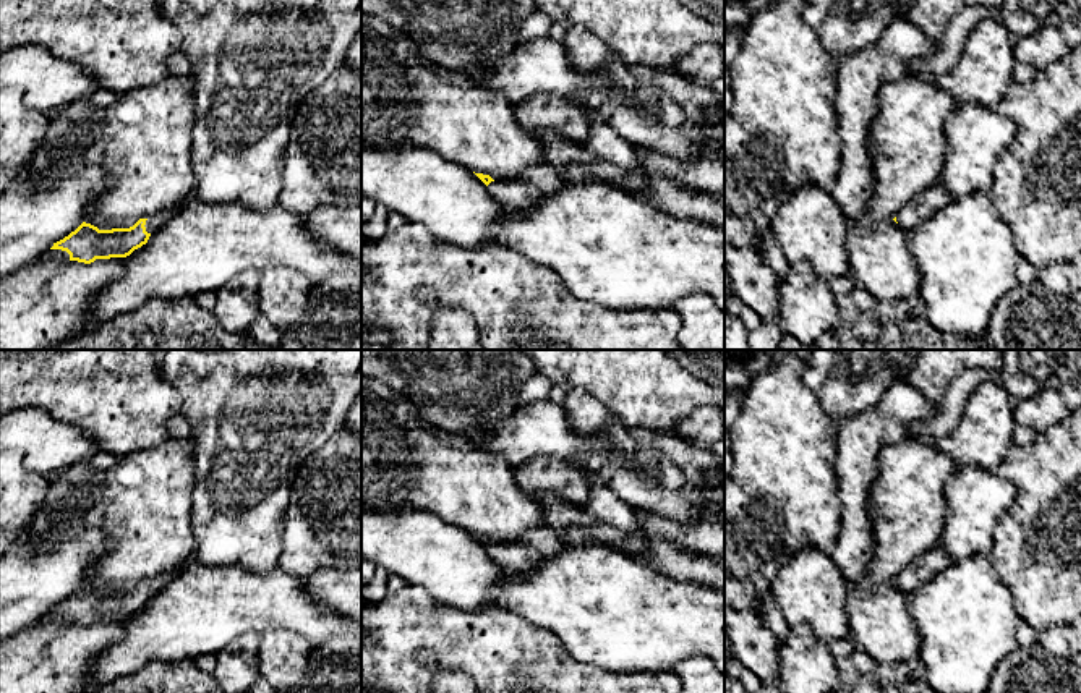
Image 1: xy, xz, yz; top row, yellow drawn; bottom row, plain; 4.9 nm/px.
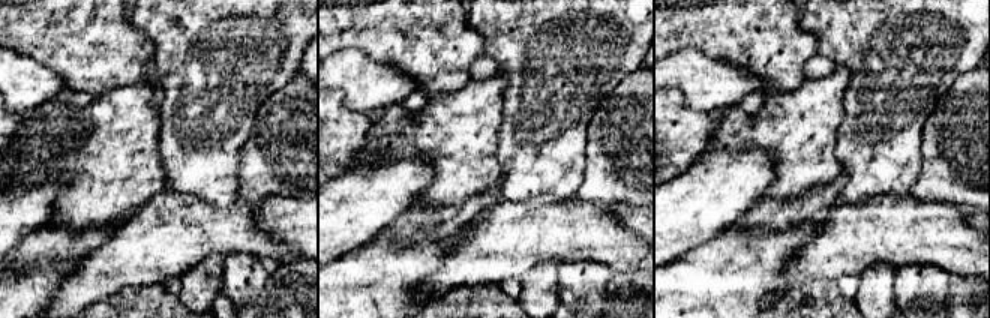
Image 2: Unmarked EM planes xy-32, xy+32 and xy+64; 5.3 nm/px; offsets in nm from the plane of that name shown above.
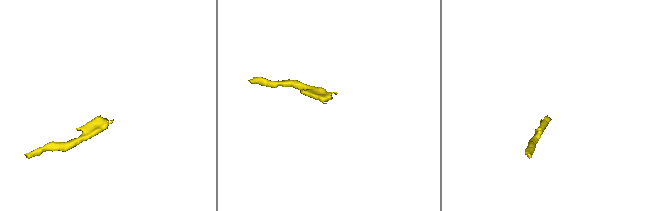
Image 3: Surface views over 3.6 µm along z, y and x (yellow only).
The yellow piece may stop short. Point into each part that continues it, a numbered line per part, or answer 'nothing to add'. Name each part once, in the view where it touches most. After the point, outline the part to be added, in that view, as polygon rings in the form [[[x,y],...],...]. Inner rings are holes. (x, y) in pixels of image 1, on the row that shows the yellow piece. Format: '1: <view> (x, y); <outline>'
1: xy (154, 222); [[[178,207],[170,209],[170,210],[160,210],[156,215],[149,217],[144,225],[146,232],[152,235],[159,227],[162,227],[165,223],[165,220],[170,217],[170,214],[175,212]]]
2: xy (52, 255); [[[49,249],[37,261],[63,261],[63,262],[66,262],[68,259],[70,259],[70,254],[66,251]]]

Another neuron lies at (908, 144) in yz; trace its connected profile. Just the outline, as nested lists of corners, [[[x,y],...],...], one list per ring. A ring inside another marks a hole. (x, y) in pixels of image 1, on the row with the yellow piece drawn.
[[[912,76],[882,86],[869,138],[874,189],[865,206],[877,219],[893,220],[911,199],[938,183],[946,155],[945,120],[958,105],[930,78]]]

